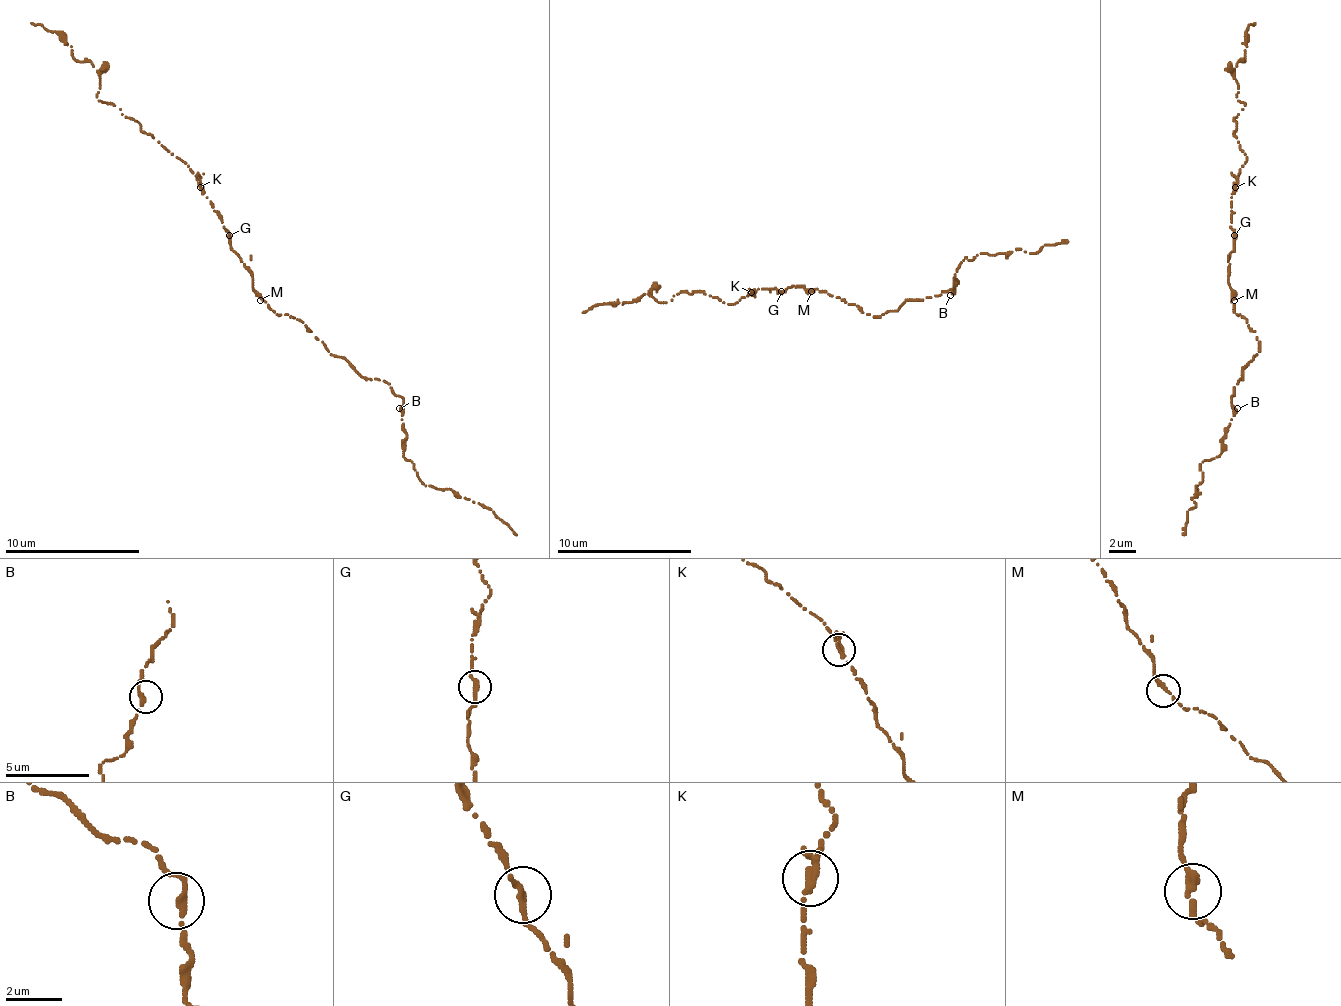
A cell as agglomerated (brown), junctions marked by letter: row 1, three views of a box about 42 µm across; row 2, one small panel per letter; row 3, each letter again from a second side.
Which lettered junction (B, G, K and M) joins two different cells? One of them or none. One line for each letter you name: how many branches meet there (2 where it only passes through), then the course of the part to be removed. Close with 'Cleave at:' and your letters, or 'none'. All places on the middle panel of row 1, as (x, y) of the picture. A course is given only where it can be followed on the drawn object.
Cleave at: none

